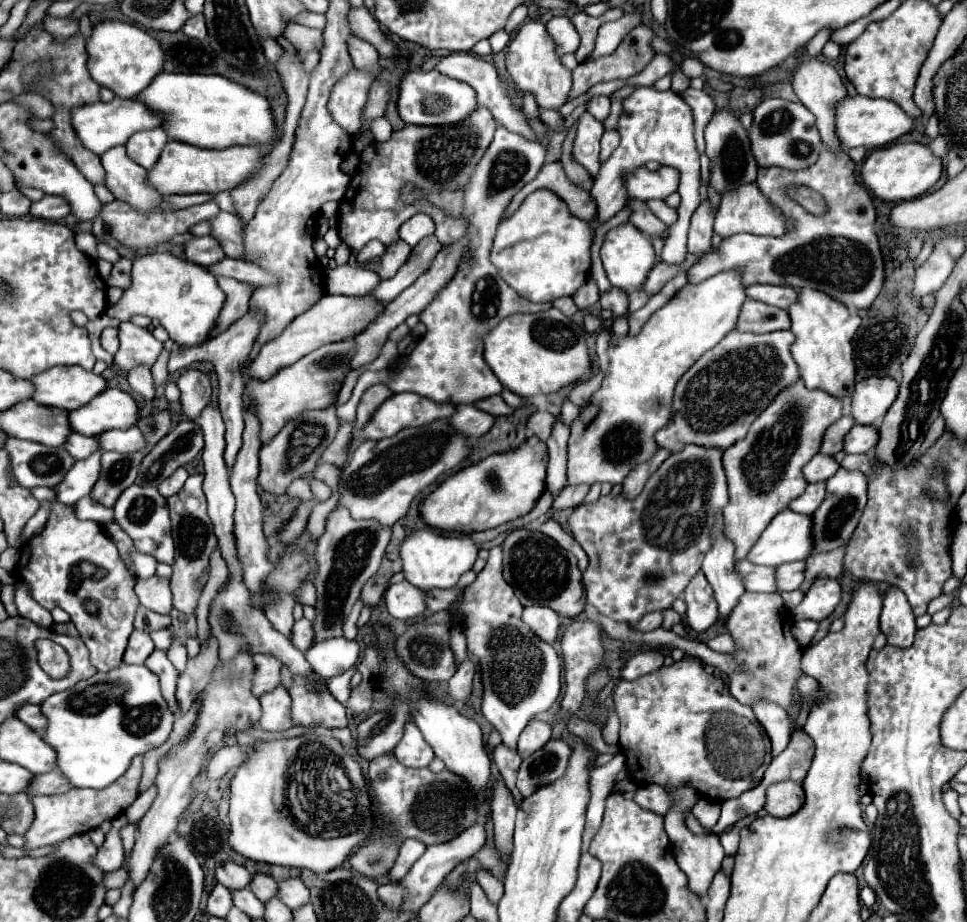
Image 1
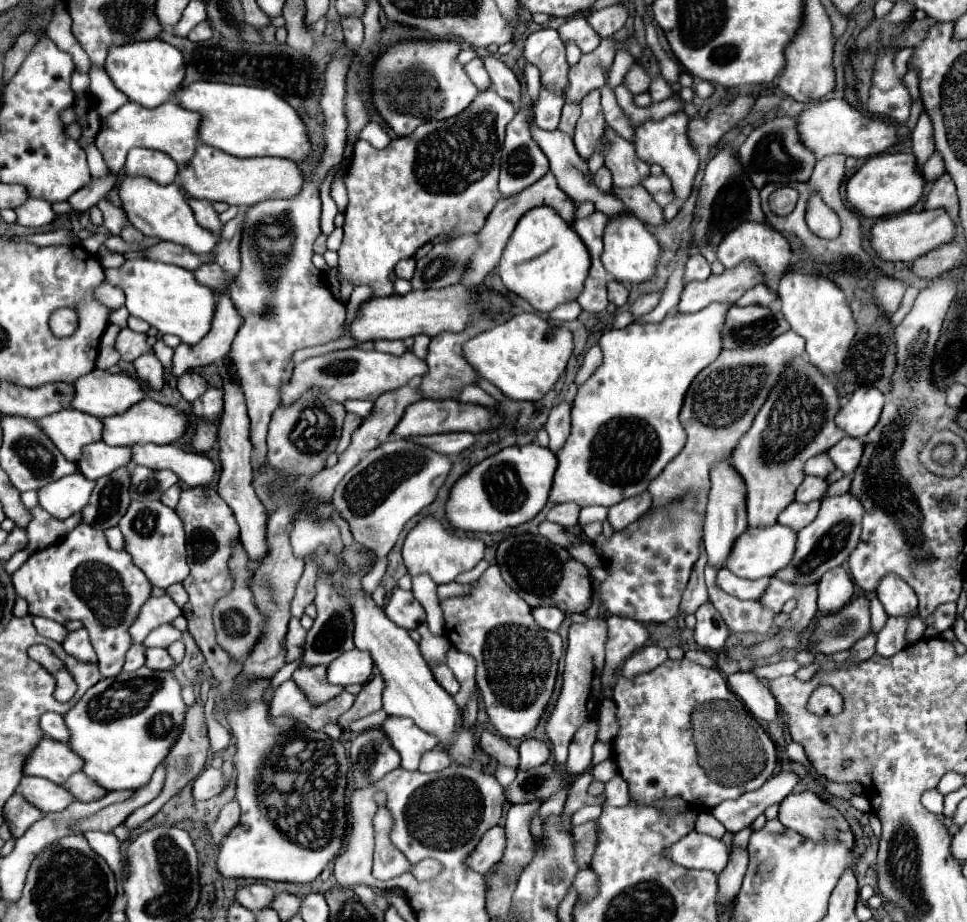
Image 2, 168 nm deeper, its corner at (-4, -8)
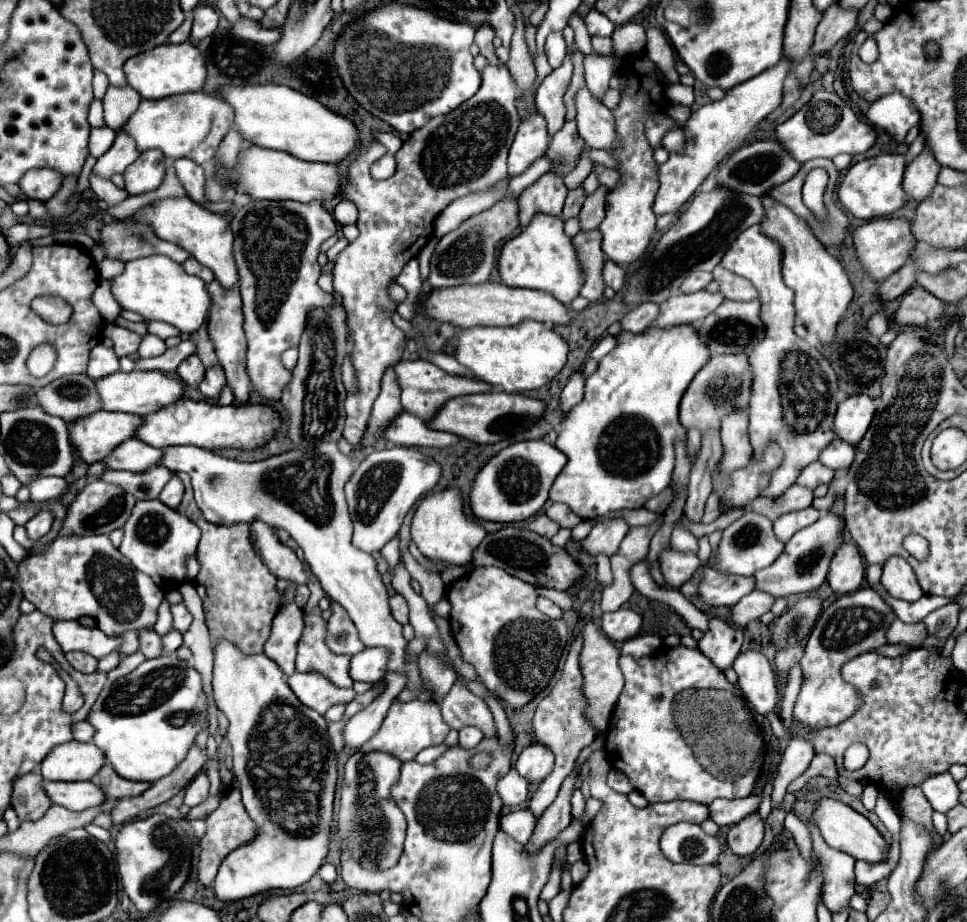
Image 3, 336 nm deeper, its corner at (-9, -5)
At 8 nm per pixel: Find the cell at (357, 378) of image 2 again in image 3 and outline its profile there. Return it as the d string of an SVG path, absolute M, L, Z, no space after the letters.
M402 360L396 366L398 382L402 386L402 404L406 404L406 412L422 418L422 420L432 420L436 412L454 396L462 394L482 394L482 392L492 392L492 386L478 380L478 378L468 378L468 376L452 376L444 372L442 368L434 366L428 360Z

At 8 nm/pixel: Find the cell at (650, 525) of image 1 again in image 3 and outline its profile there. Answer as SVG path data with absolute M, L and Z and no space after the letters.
M666 548L660 554L658 564L660 564L660 570L664 574L666 586L678 588L692 578L696 568L700 566L700 560L696 554L690 554L690 552L684 554L684 552L676 552L672 548Z

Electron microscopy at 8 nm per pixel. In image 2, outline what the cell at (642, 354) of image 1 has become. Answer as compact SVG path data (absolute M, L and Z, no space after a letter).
M711 303L709 307L689 315L671 311L661 323L631 323L625 329L607 329L601 335L599 347L605 359L595 375L579 387L575 397L571 411L573 429L565 447L557 453L559 465L549 501L573 501L579 507L613 507L627 497L647 491L649 481L655 479L685 445L685 431L679 423L679 409L695 375L713 363L723 349L721 327L725 325L725 311L729 311L729 305L731 303Z

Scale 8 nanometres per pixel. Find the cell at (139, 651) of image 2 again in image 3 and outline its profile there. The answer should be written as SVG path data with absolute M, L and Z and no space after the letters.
M140 652L122 658L122 662L118 664L118 668L114 668L114 670L108 672L108 680L114 682L114 680L118 680L118 678L122 678L122 676L128 676L128 674L130 674L132 670L136 670L144 660L146 660L146 658L144 658Z

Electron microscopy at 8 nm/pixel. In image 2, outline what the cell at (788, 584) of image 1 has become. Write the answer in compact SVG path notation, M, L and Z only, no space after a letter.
M773 577L767 591L761 597L761 603L769 609L773 609L775 613L781 611L781 607L785 605L785 601L793 599L797 593L797 587L793 587L793 583L781 583L781 579Z

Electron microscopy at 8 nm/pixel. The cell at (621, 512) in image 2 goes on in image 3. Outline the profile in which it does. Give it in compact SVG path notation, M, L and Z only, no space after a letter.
M620 518L598 522L592 528L592 532L584 538L582 550L588 552L590 556L598 556L598 554L614 556L614 552L618 552L622 538L626 536L626 532L628 532L628 524Z

